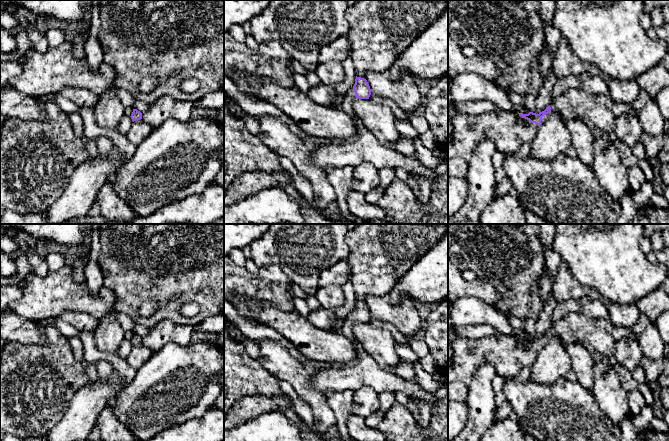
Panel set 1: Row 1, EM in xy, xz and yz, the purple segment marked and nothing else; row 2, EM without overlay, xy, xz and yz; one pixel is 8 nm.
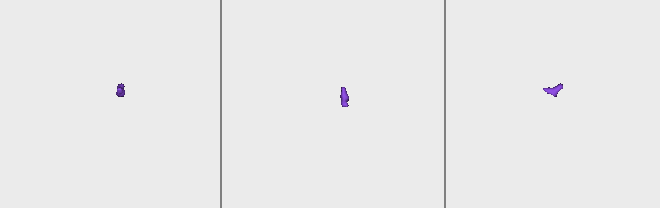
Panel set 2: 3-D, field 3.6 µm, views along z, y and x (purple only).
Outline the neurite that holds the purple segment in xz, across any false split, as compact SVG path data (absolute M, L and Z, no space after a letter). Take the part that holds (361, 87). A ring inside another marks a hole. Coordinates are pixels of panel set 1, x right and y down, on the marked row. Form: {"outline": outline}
{"outline": "M358 0L352 6L349 6L345 17L350 26L347 37L350 42L350 56L354 63L356 71L355 84L353 90L349 91L341 104L341 109L351 116L356 122L357 133L354 136L355 141L349 143L346 141L343 144L324 144L318 146L311 152L311 159L315 166L324 170L328 166L333 167L357 167L363 163L373 165L377 170L390 167L402 168L410 174L417 175L420 178L426 177L433 184L439 179L439 174L436 171L430 170L416 157L407 157L397 153L394 149L382 145L362 124L352 110L352 102L356 99L369 99L371 89L367 82L367 75L369 73L379 73L388 71L393 62L402 54L402 52L413 43L433 22L435 22L441 14L448 8L448 0Z"}

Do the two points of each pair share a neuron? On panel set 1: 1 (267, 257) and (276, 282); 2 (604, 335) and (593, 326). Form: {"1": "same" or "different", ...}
{"1": "different", "2": "same"}

